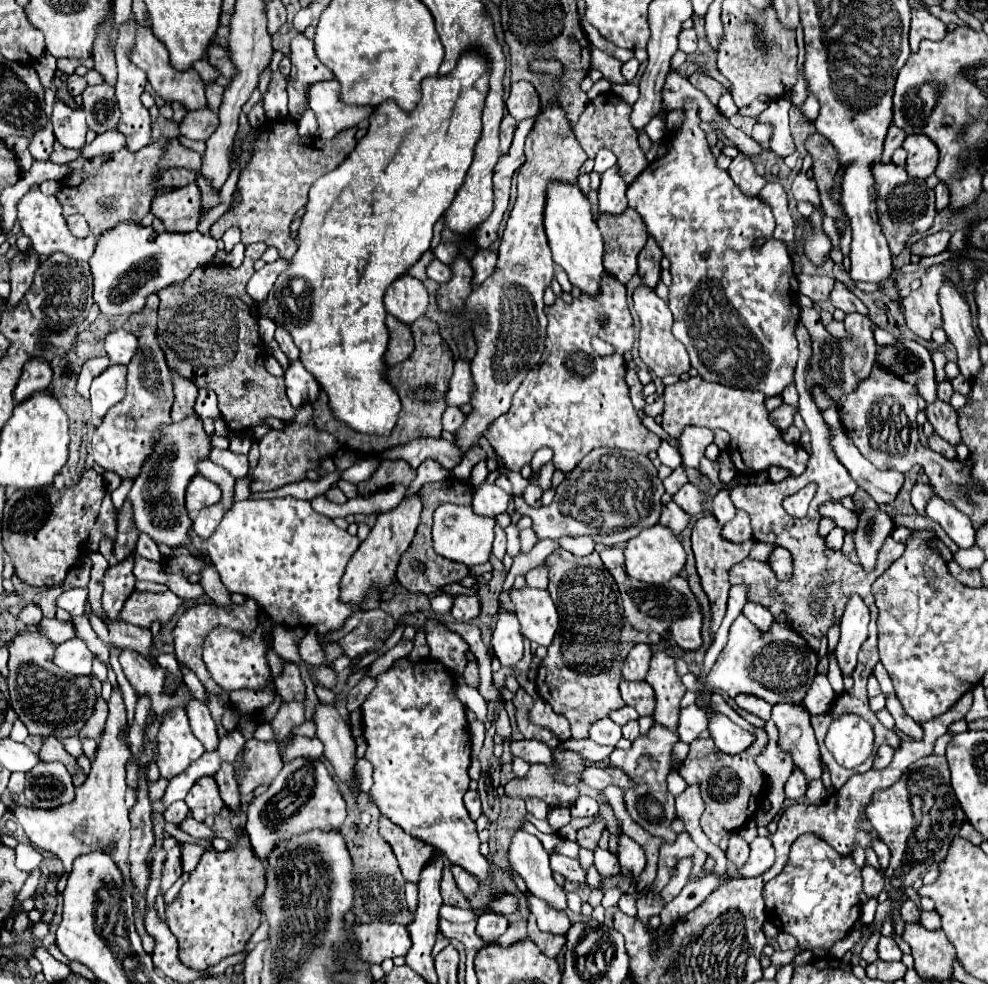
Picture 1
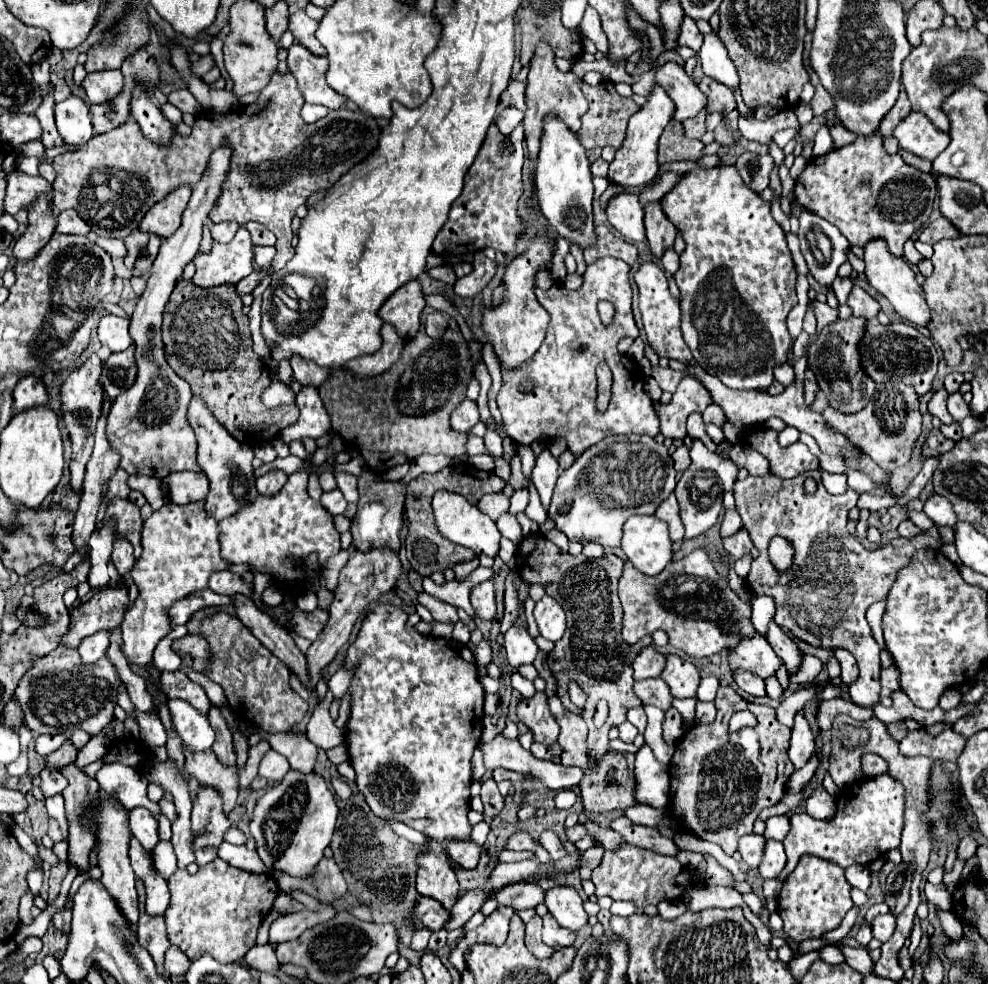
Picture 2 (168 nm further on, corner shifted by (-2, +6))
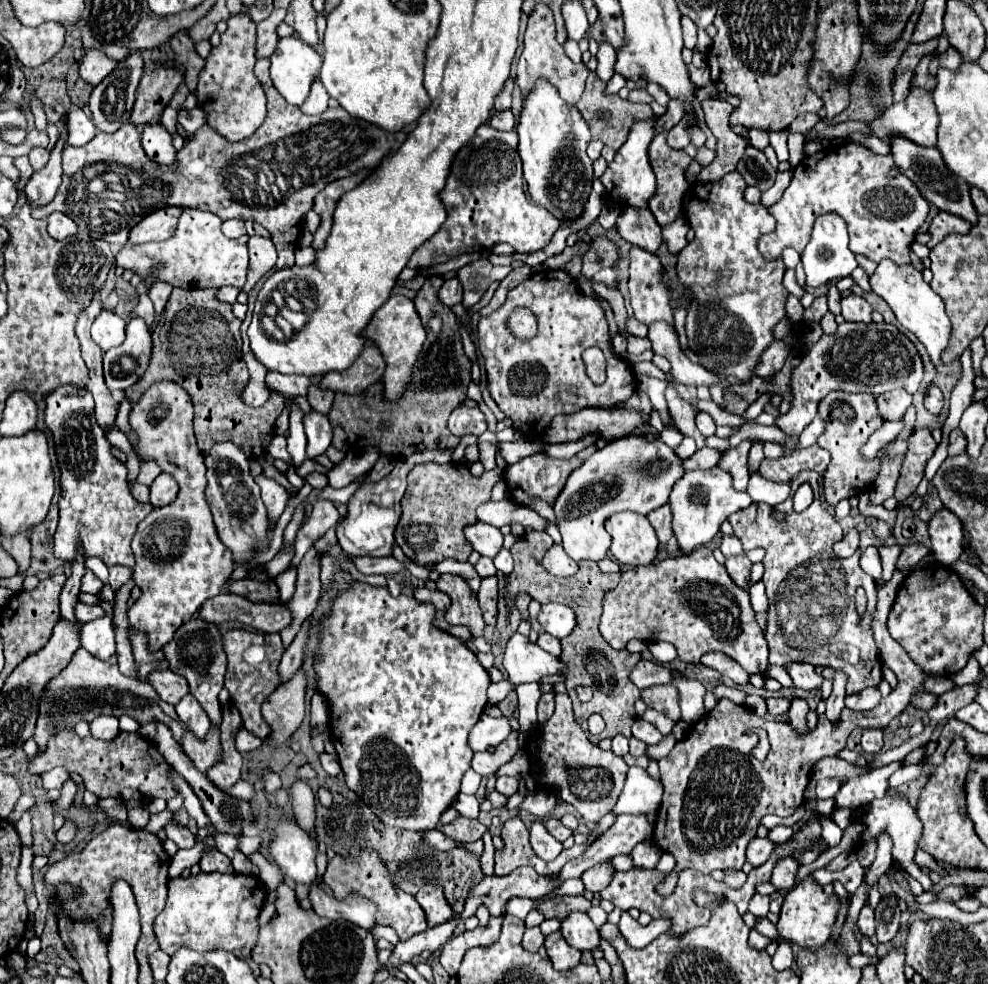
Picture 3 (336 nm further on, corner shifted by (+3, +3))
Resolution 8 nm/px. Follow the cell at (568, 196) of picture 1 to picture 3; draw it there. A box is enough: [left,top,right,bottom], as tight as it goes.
[518,79,592,221]

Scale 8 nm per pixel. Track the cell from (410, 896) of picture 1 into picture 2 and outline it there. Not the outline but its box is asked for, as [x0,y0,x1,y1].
[411,928,432,952]

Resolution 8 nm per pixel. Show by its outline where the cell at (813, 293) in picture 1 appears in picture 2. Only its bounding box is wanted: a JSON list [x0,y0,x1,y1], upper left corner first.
[831,276,853,304]

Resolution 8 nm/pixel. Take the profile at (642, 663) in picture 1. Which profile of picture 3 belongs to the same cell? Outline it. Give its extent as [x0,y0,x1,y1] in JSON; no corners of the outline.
[630,661,672,689]

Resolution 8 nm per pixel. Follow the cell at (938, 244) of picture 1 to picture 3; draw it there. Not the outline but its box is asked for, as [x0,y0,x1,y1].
[928,211,972,247]

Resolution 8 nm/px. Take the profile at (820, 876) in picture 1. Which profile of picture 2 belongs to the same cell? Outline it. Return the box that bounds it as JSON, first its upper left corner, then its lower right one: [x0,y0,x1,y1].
[777,854,851,942]

